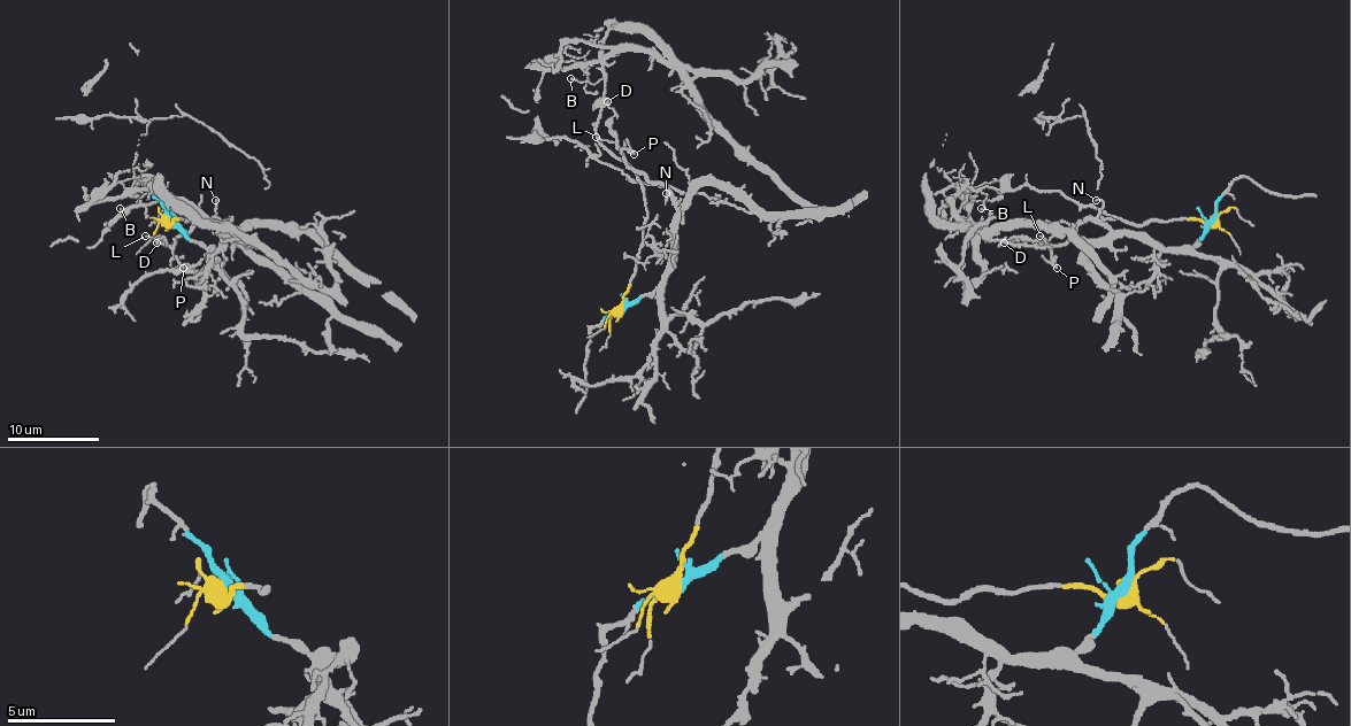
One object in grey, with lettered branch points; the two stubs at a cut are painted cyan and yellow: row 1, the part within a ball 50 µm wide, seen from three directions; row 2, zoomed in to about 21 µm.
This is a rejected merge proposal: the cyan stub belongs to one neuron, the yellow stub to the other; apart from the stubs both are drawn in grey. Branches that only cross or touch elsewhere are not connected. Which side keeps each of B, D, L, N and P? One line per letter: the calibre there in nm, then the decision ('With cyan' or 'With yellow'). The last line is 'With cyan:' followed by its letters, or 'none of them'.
B: Thickness 110 nm. With yellow
D: Thickness 130 nm. With cyan
L: Thickness 110 nm. With cyan
N: Thickness 110 nm. With cyan
P: Thickness 80 nm. With cyan
With cyan: D, L, N, P

